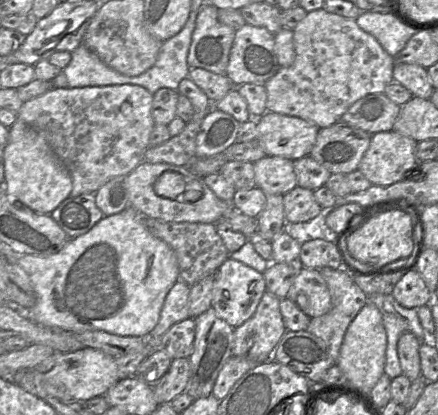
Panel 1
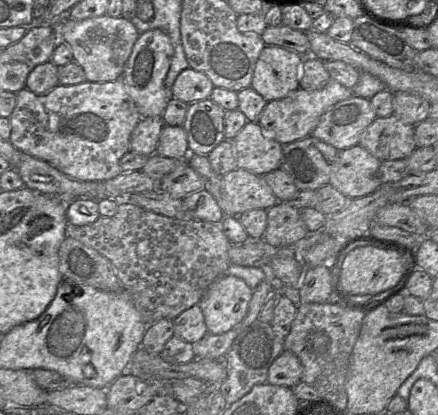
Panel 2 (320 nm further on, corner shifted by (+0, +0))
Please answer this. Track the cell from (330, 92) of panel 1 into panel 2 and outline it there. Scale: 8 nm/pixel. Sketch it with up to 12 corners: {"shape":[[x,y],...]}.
{"shape":[[332,78],[267,101],[258,123],[277,142],[311,135],[353,90]]}

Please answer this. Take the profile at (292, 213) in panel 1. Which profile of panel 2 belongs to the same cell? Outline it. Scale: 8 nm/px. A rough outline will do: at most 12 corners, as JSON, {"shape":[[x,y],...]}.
{"shape":[[278,201],[262,239],[290,246],[308,234],[299,210]]}

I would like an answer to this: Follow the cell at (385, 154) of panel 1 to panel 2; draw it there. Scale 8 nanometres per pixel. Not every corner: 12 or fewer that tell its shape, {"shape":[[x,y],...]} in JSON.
{"shape":[[360,145],[339,150],[329,184],[348,199],[382,185],[381,162]]}

